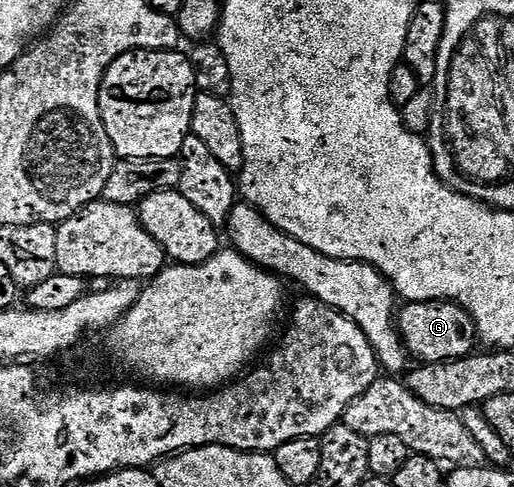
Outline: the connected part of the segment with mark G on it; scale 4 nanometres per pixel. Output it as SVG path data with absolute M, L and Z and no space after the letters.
M404 302L398 310L398 329L409 355L421 363L458 360L478 346L474 320L457 302Z

